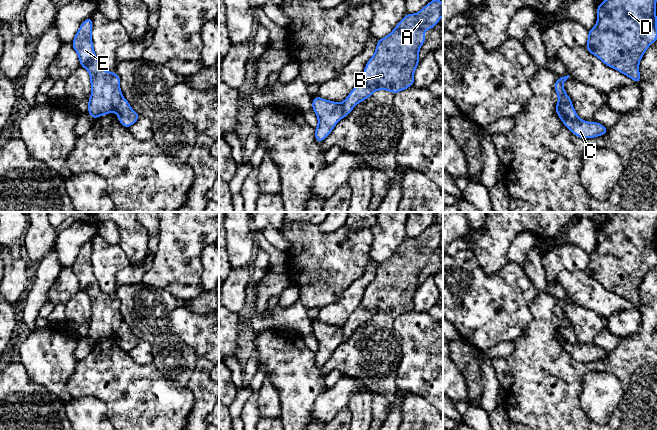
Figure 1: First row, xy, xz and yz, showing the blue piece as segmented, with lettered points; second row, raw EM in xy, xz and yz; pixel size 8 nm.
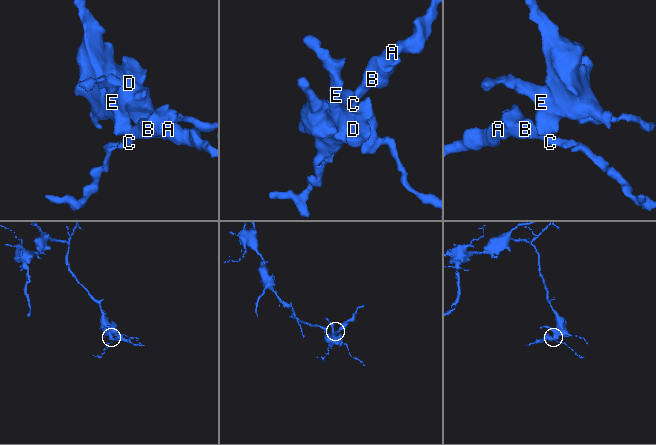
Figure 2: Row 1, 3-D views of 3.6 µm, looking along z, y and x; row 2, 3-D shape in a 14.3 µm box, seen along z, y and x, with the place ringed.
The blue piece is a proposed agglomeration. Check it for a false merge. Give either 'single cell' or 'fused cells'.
fused cells

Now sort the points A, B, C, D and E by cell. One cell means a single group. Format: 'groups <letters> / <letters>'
groups A B C / D E

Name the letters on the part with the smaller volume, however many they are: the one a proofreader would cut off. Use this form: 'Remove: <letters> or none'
Remove: A, B, C

